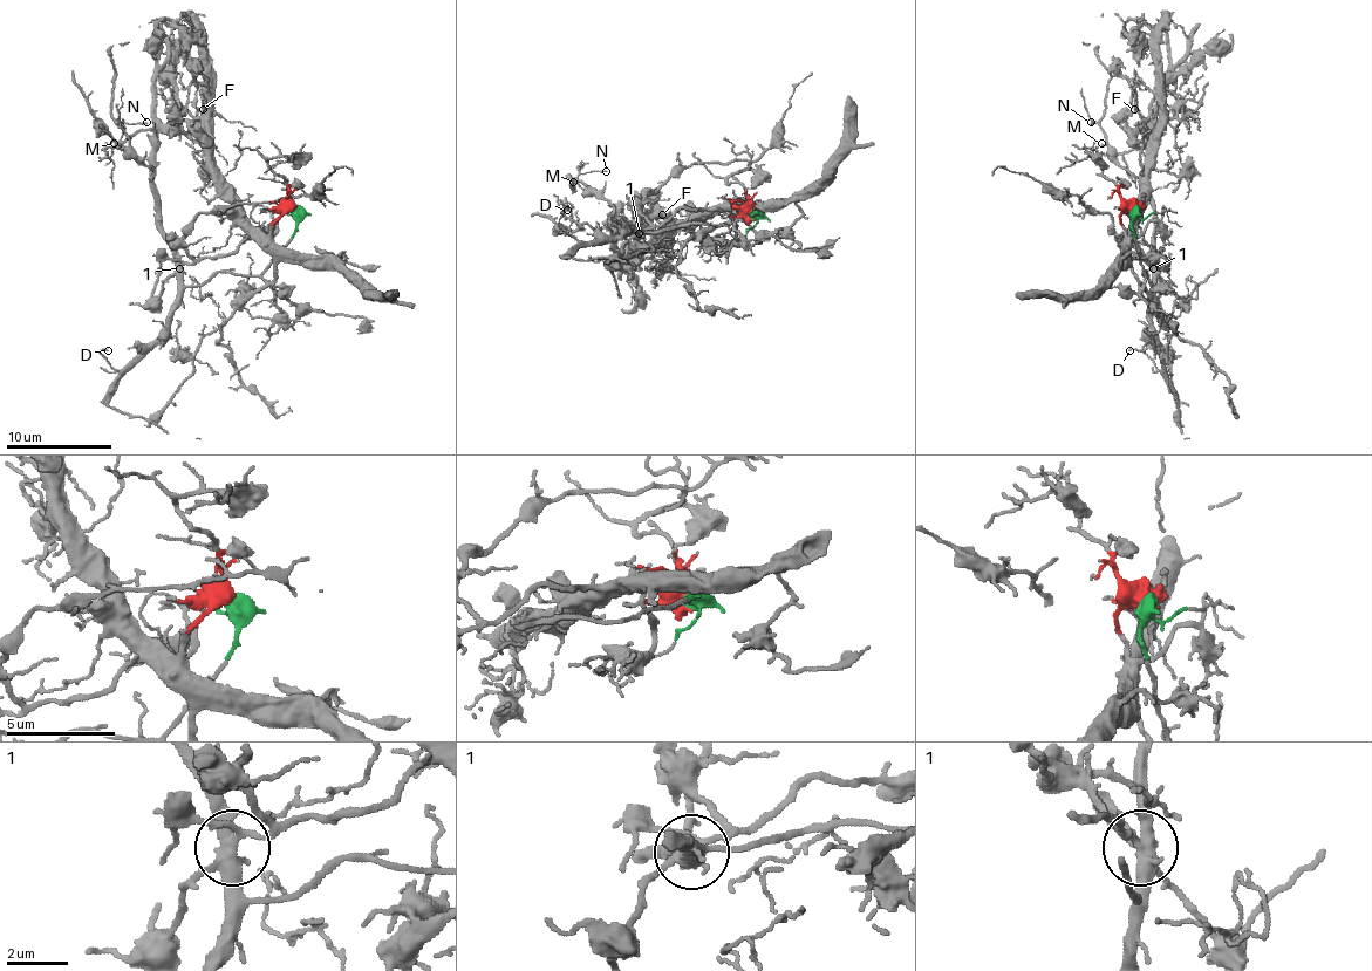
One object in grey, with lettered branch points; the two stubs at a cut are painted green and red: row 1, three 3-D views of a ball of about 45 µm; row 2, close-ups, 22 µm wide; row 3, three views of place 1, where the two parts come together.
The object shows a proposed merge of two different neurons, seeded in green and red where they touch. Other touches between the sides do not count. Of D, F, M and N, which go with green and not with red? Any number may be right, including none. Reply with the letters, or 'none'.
D, M, N

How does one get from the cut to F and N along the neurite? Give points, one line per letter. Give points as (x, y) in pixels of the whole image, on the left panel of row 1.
F: (292, 207), (266, 233), (258, 231), (213, 159), (209, 89), (192, 81), (203, 97), (203, 110)
N: (292, 207), (295, 233), (258, 275), (213, 273), (188, 286), (158, 226), (152, 170), (118, 125), (148, 123)

